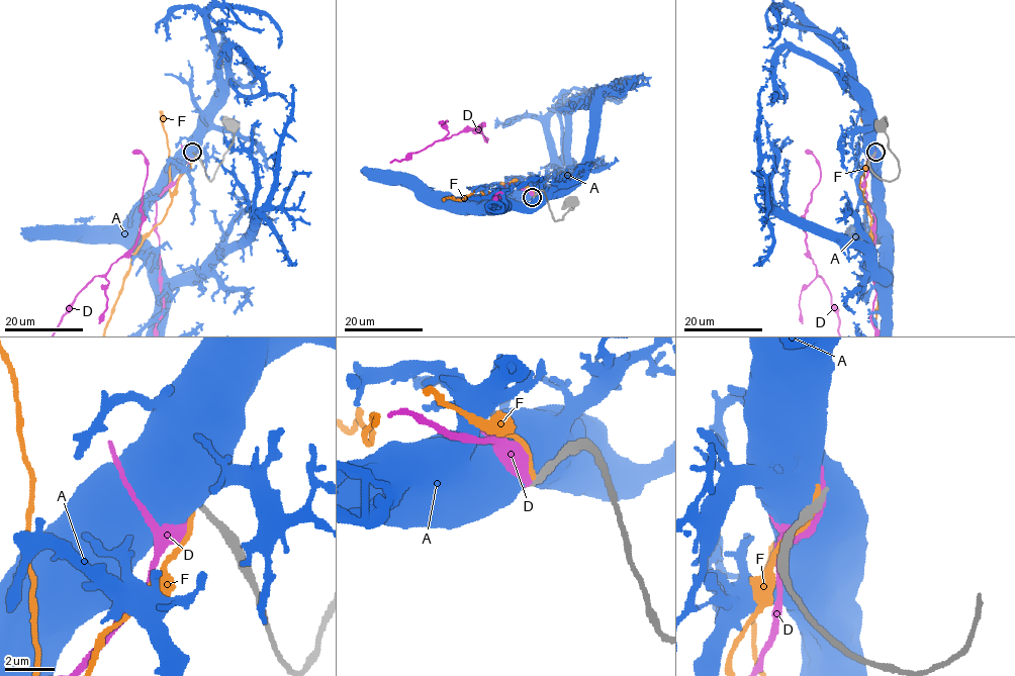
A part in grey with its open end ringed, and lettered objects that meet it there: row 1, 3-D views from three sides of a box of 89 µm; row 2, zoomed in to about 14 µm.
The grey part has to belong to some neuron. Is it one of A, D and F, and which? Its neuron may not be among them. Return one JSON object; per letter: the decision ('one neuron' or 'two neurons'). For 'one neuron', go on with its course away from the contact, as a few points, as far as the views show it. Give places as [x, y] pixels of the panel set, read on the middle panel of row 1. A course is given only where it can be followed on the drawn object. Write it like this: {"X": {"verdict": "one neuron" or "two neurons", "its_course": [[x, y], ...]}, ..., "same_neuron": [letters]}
{"A": {"verdict": "two neurons"}, "D": {"verdict": "two neurons"}, "F": {"verdict": "two neurons"}, "same_neuron": []}

